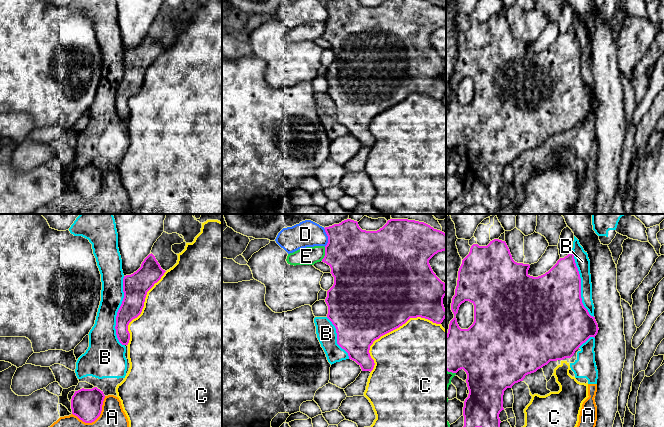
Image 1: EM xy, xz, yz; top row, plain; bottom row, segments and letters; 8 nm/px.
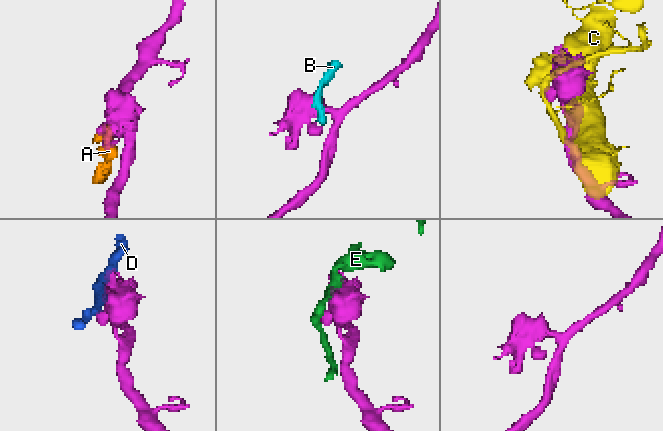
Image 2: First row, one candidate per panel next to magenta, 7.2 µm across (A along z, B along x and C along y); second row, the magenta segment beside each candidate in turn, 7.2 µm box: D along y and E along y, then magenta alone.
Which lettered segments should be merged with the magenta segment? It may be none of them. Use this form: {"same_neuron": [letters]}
{"same_neuron": []}

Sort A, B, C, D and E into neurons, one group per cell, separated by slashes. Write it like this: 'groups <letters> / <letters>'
groups A B / C / D / E

